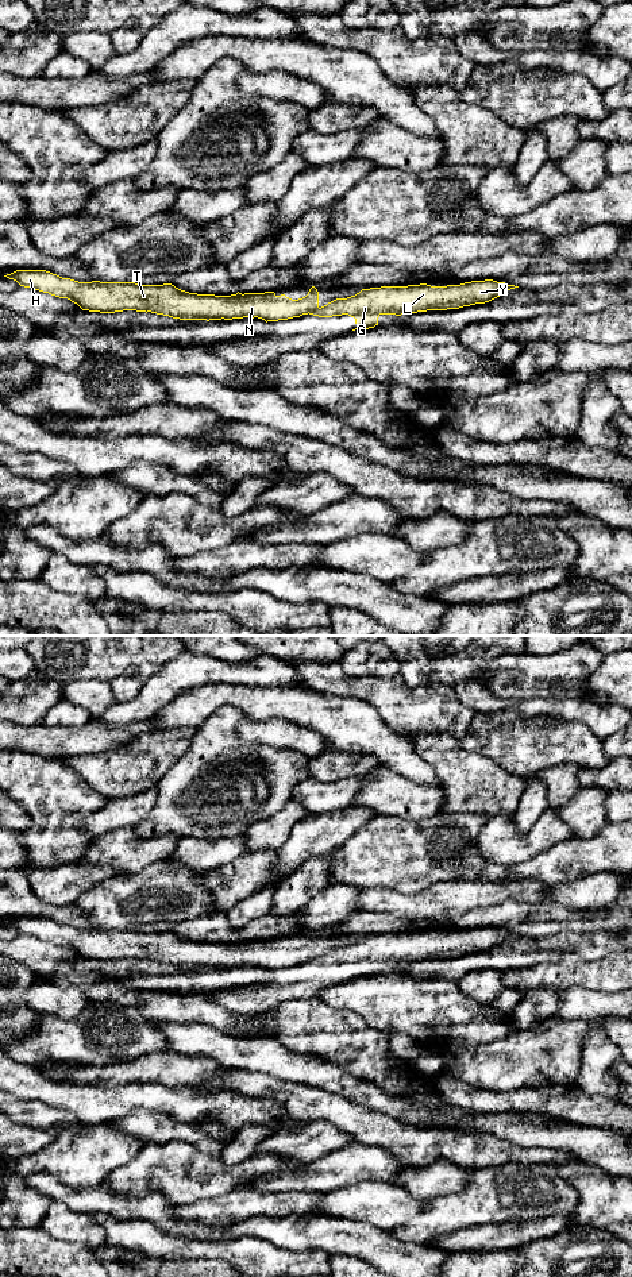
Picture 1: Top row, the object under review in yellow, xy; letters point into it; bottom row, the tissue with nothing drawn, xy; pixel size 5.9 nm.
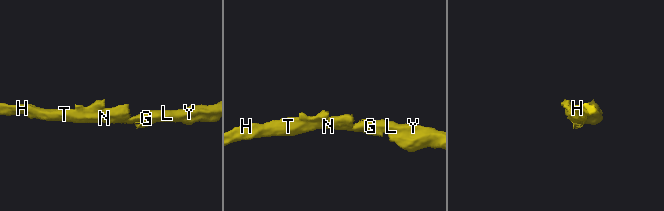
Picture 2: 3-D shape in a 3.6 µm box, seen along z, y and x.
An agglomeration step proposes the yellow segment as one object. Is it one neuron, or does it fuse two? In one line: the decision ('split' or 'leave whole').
split

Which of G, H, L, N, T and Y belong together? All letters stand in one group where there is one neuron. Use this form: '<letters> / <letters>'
G L Y / H N T

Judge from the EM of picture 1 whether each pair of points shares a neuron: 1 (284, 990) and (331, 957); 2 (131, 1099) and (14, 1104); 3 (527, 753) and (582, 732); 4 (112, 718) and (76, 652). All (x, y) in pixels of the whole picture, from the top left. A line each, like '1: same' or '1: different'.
1: same
2: different
3: same
4: different

